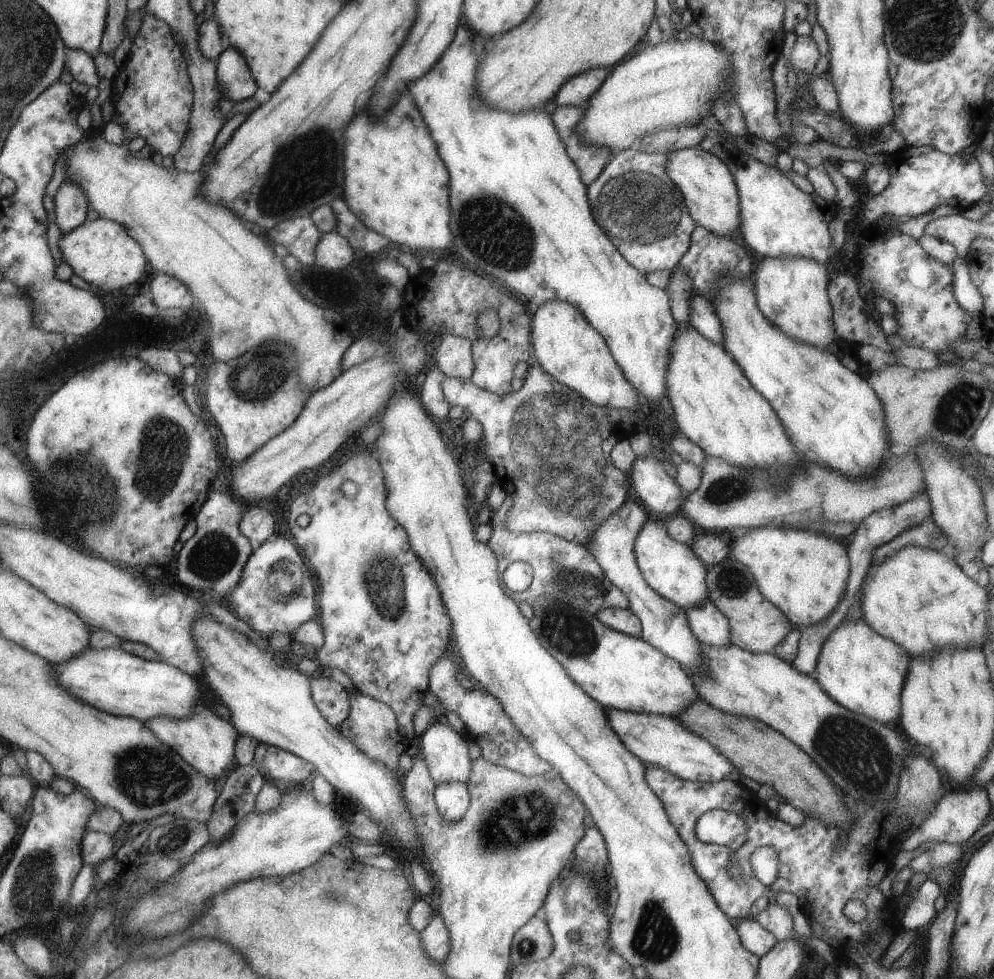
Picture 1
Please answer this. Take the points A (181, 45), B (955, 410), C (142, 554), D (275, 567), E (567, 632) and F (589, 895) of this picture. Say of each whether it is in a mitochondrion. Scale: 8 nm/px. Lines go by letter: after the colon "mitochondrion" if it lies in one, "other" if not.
A: other
B: mitochondrion
C: other
D: mitochondrion
E: mitochondrion
F: mitochondrion

